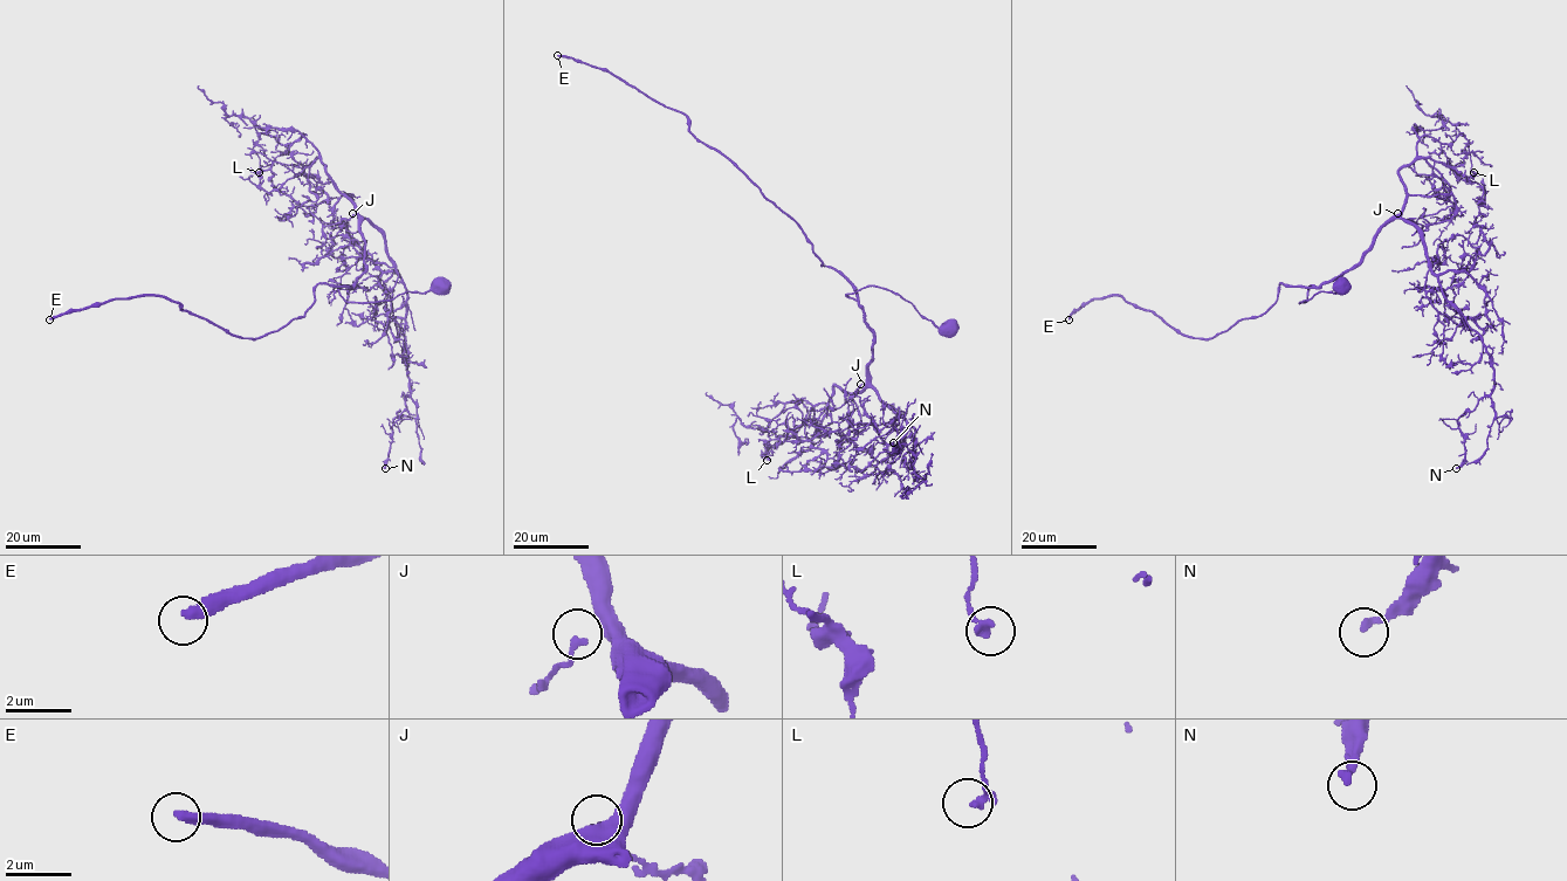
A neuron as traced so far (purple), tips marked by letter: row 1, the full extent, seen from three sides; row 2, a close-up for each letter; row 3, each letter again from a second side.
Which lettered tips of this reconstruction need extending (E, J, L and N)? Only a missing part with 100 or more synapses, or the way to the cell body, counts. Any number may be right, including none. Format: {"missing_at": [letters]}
{"missing_at": ["E"]}

